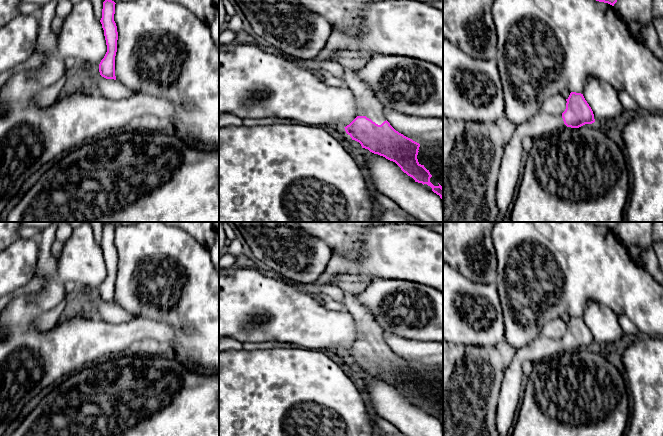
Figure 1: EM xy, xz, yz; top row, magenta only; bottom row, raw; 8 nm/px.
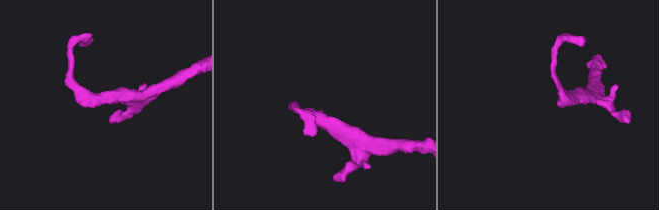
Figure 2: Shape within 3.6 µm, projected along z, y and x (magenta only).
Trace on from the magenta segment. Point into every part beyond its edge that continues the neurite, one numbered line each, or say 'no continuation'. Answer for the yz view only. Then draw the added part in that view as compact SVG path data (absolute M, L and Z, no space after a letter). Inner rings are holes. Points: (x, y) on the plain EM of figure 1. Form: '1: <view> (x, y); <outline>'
1: yz (542, 347); M539 336L528 345L516 349L510 365L504 373L498 397L496 410L498 436L506 436L512 427L521 391L523 363L526 361L538 362L545 358L561 355L566 351L562 339L552 339L545 336Z

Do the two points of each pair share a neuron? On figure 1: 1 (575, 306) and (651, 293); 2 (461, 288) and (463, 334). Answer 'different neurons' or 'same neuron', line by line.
1: same neuron
2: same neuron

